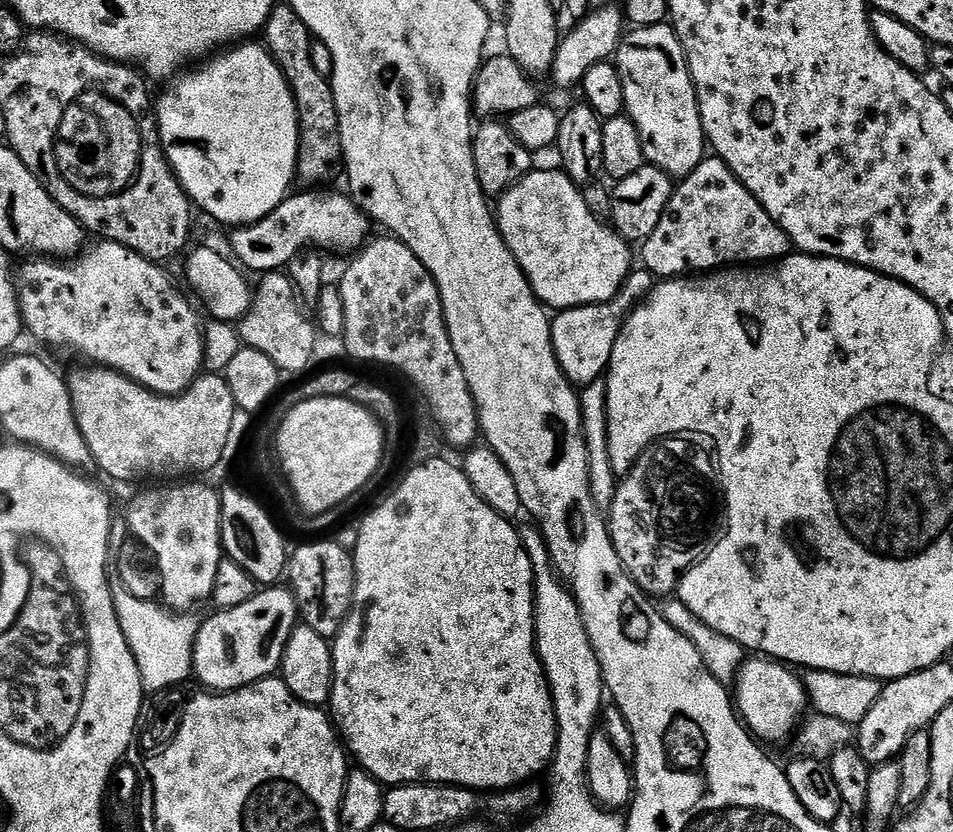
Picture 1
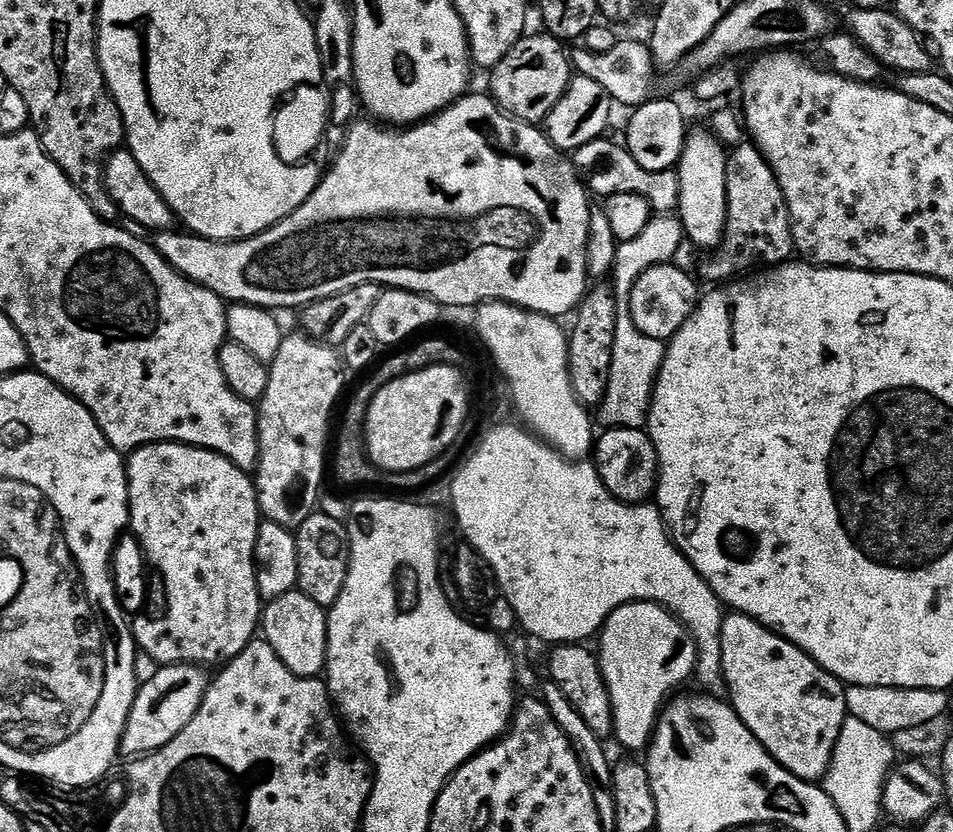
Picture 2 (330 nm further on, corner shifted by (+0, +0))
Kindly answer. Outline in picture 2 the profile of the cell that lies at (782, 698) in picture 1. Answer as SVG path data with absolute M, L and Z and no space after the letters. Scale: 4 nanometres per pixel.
M732 612L724 617L722 666L730 703L740 715L740 721L756 735L756 741L799 780L816 782L826 775L836 739L849 715L844 697L845 685L810 659L801 648L777 636L770 629L763 628L757 620L751 620L741 612Z

